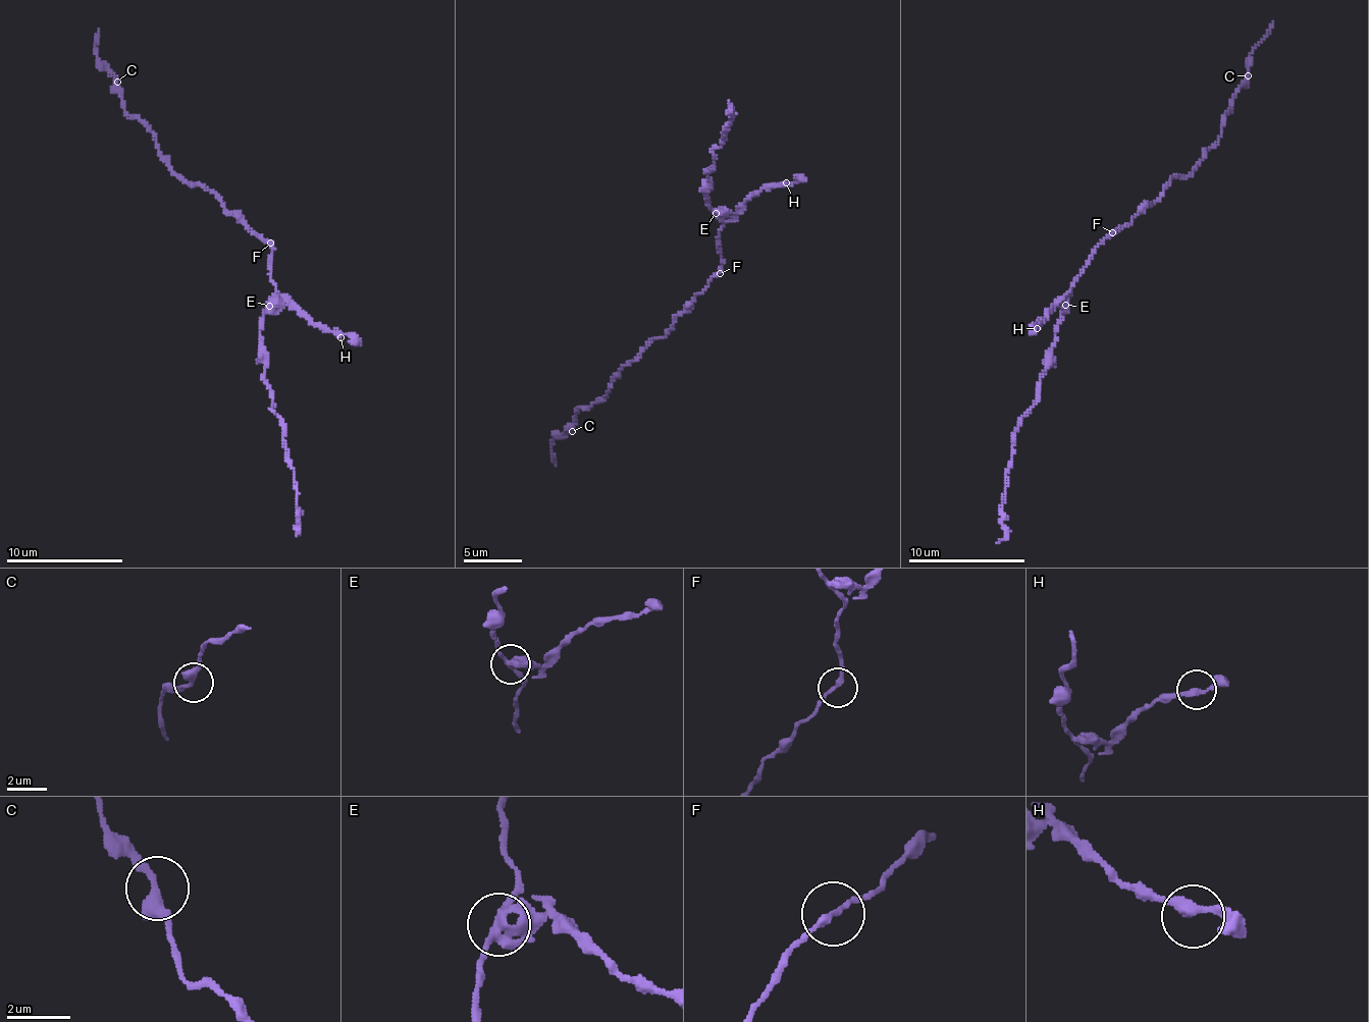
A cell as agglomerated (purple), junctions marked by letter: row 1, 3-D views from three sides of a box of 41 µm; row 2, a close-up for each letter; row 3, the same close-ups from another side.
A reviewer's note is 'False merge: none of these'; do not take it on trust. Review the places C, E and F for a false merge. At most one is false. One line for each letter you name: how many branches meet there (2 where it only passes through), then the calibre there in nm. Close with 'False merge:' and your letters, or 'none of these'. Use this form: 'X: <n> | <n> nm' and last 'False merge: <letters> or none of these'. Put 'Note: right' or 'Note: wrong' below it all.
E: 3 | 260 nm
False merge: E
Note: wrong

